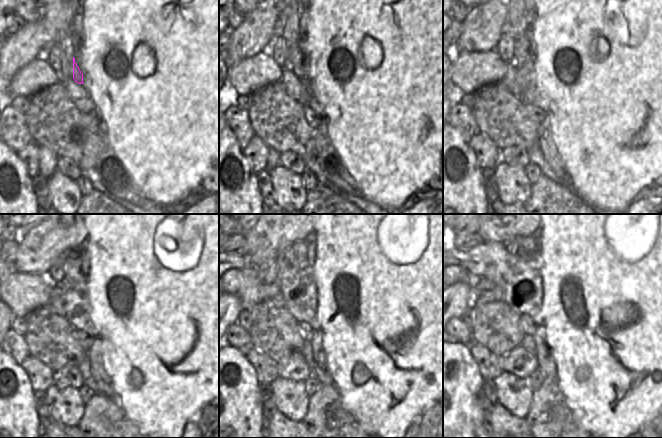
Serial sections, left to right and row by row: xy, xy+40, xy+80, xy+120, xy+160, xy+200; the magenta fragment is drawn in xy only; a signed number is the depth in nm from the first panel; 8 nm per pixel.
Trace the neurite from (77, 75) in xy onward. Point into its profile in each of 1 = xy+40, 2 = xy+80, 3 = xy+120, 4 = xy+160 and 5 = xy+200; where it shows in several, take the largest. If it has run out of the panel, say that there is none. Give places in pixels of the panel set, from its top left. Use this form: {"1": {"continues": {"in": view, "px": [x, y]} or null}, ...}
{"1": {"continues": {"in": "xy+40", "px": [300, 59]}}, "2": {"continues": {"in": "xy+80", "px": [523, 51]}}, "3": {"continues": {"in": "xy+120", "px": [75, 259]}}, "4": {"continues": {"in": "xy+160", "px": [300, 255]}}, "5": {"continues": {"in": "xy+200", "px": [525, 248]}}}

